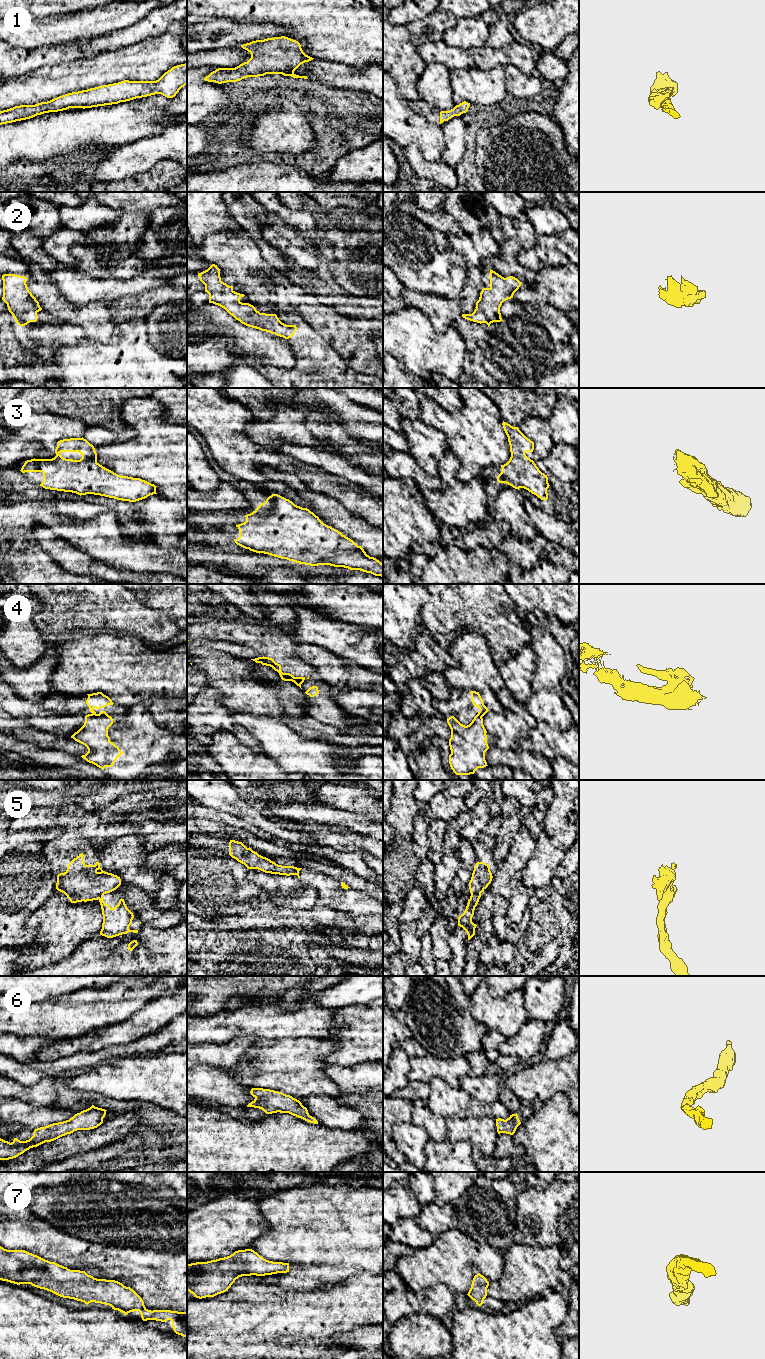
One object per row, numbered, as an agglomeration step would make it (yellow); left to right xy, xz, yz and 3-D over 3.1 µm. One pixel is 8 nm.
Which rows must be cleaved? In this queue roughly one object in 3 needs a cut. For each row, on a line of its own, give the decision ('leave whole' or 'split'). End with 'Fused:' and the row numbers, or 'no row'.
1: leave whole
2: leave whole
3: leave whole
4: split
5: split
6: leave whole
7: leave whole
Fused: 4, 5

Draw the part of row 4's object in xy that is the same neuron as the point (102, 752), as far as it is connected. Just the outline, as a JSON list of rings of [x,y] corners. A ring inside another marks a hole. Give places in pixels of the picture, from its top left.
[[[88,714],[85,716],[84,725],[71,736],[88,749],[81,757],[102,770],[105,767],[112,767],[117,758],[123,754],[108,736],[108,729],[113,720],[109,715]]]

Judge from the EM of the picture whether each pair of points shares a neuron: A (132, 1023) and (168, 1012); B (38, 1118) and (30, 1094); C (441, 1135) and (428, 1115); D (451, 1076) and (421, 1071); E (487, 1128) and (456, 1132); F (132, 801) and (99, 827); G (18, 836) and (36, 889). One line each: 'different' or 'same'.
A: same
B: different
C: same
D: same
E: same
F: same
G: different

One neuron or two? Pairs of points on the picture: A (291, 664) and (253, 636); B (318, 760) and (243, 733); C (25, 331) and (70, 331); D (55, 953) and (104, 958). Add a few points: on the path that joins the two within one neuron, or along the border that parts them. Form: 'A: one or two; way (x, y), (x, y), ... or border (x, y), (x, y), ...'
A: one; way (282, 655), (267, 640), (262, 638)
B: two; border (238, 723), (245, 727), (259, 741)
C: one; way (36, 332), (59, 332)
D: two; border (88, 940), (84, 940), (69, 955), (49, 965)

